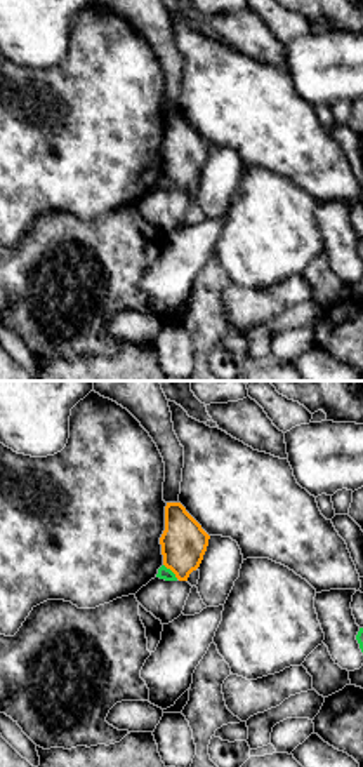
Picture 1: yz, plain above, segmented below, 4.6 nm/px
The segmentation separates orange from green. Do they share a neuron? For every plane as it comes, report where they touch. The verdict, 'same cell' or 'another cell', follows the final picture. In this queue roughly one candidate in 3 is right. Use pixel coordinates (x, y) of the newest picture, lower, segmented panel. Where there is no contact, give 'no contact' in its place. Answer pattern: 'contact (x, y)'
contact (171, 569)

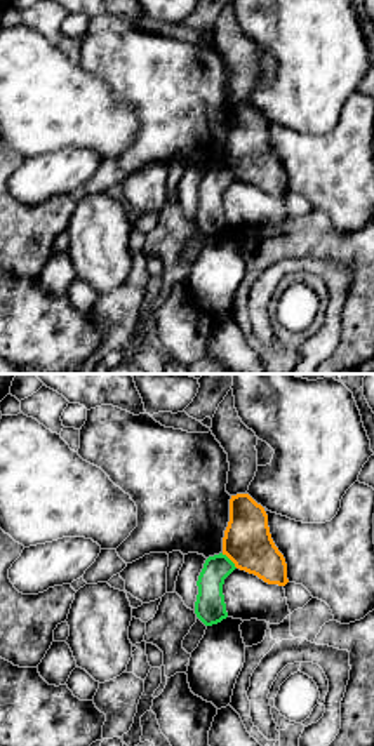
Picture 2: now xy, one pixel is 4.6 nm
contact (230, 559)

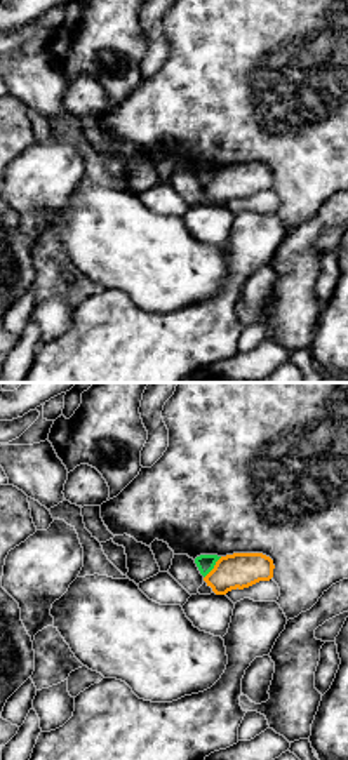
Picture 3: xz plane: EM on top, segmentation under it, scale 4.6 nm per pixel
contact (214, 567)

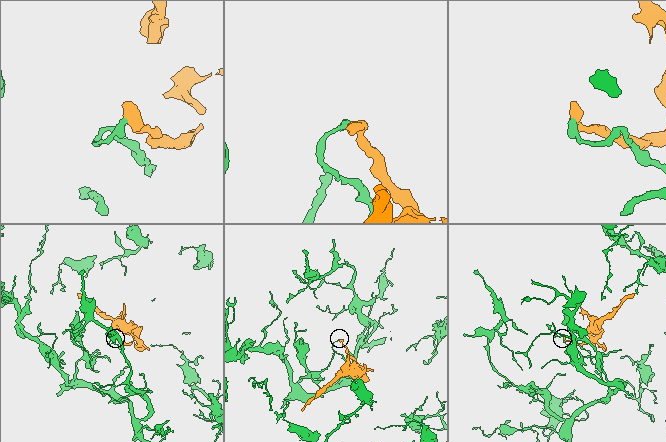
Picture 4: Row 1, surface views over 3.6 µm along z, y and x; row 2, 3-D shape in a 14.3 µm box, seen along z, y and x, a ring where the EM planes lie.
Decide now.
another cell

